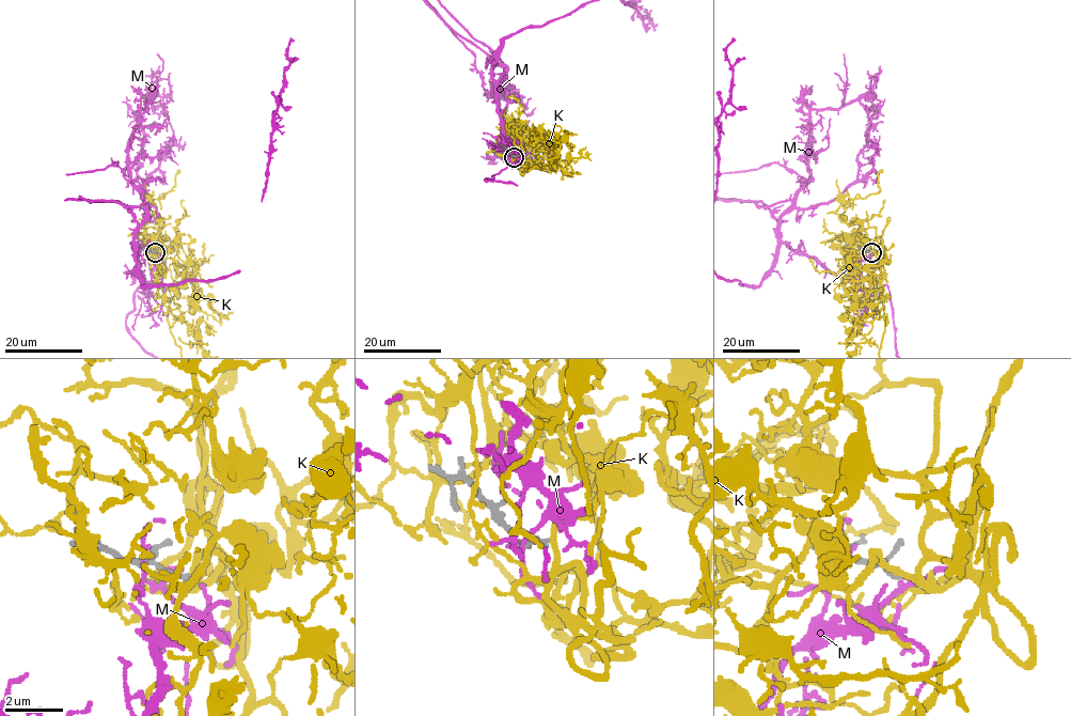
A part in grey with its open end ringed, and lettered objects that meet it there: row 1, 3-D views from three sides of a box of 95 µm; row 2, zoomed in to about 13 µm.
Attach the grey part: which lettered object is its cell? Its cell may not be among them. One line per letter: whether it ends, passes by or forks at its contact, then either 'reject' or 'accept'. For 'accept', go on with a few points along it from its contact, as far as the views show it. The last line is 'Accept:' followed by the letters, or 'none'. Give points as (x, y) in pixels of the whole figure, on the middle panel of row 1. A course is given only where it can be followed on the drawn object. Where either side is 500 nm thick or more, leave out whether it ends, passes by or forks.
K: it passes by; reject
M: it passes by; accept
Accept: M

